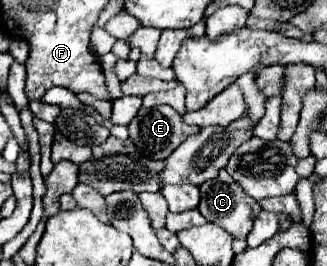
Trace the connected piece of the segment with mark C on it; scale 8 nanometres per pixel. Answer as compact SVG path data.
M219 170L215 180L201 186L199 212L207 222L221 226L233 238L245 238L253 228L253 218L261 212L261 206L239 188L227 170Z

